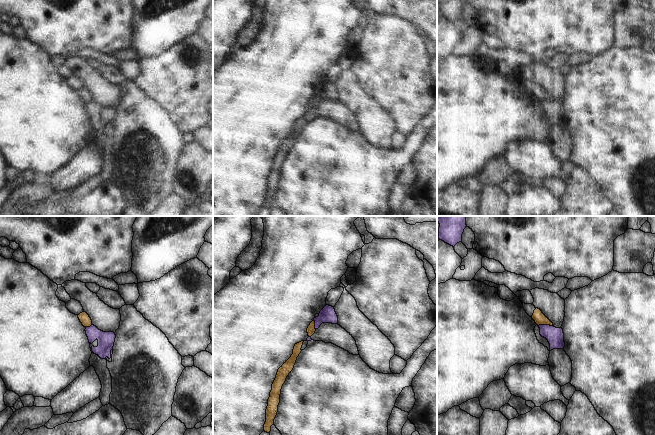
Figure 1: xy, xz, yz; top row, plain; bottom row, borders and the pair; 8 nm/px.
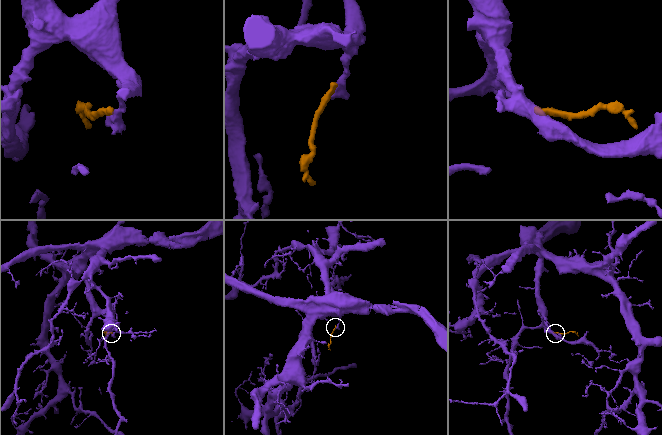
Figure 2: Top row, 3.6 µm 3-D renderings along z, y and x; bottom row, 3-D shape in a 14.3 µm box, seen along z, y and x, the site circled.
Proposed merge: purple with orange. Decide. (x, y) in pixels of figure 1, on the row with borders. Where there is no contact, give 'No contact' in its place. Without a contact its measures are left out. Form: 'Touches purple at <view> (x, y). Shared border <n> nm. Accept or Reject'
Touches purple at yz (545, 325). Shared border 110 nm. Reject

